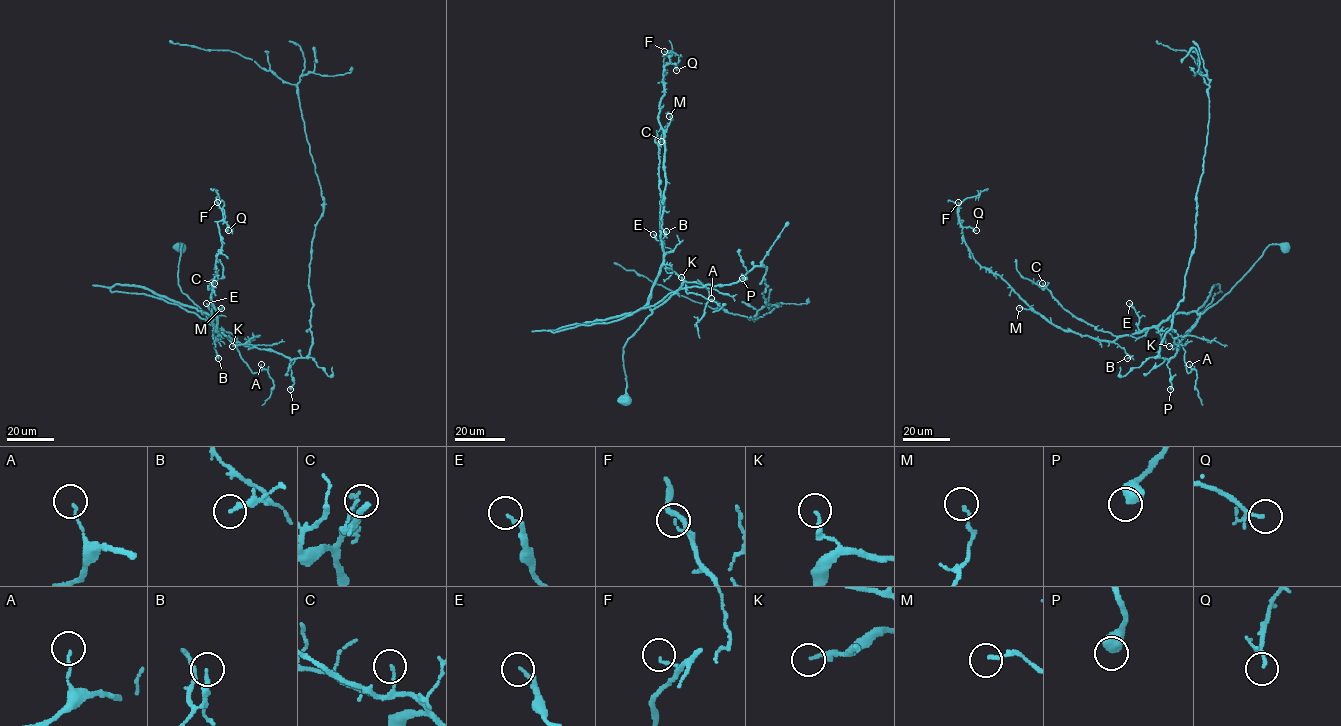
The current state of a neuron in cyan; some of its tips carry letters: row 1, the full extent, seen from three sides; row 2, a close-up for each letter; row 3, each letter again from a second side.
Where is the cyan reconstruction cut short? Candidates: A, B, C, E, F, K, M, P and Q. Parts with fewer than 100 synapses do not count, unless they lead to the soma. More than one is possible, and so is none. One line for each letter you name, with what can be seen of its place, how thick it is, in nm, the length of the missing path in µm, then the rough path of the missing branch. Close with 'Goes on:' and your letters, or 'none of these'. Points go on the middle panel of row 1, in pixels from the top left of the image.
Goes on: none of these

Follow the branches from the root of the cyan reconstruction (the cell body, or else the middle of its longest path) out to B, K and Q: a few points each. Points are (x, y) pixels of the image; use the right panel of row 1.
B: (1284, 246), (1270, 244), (1202, 313), (1175, 313), (1158, 325), (1120, 335), (1114, 342), (1127, 358)
K: (1284, 246), (1270, 244), (1236, 285), (1200, 315), (1186, 335), (1169, 346)
Q: (1284, 246), (1270, 244), (1202, 313), (1175, 313), (1110, 341), (1035, 312), (974, 259), (959, 220), (976, 230)

